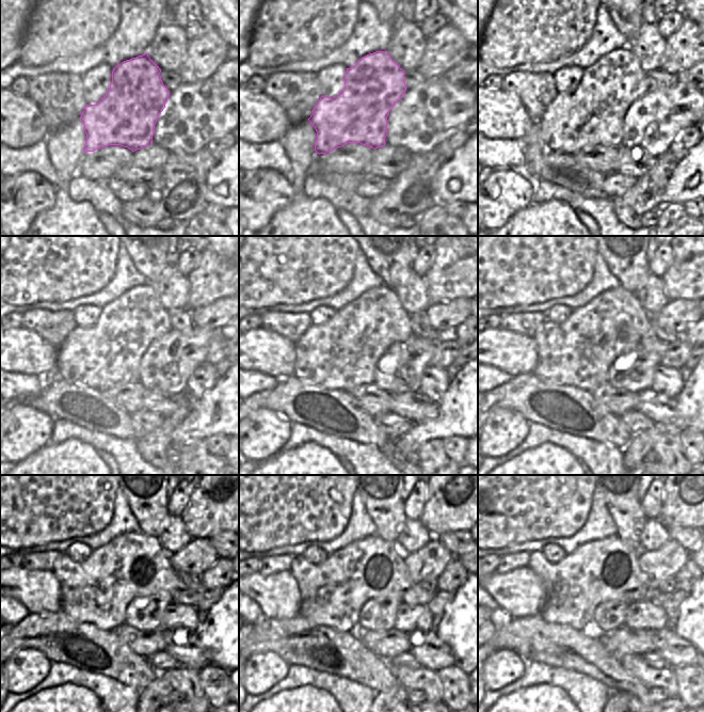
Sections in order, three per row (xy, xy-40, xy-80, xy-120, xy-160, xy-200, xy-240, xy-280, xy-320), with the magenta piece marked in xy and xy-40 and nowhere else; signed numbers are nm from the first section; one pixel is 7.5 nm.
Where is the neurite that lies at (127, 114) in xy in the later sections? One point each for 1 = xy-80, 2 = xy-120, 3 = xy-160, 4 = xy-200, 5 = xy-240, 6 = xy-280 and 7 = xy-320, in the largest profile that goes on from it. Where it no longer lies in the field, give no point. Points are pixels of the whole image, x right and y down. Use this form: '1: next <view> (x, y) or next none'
1: next xy-80 (593, 114)
2: next xy-120 (107, 354)
3: next xy-160 (342, 353)
4: next xy-200 (579, 351)
5: next xy-240 (97, 590)
6: next xy-280 (333, 592)
7: next xy-320 (600, 571)

